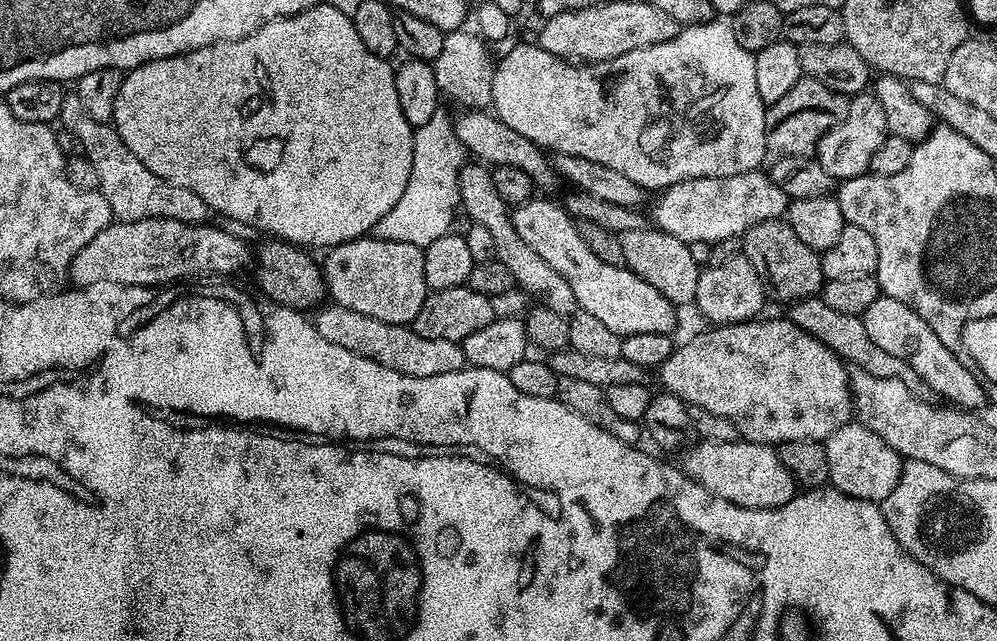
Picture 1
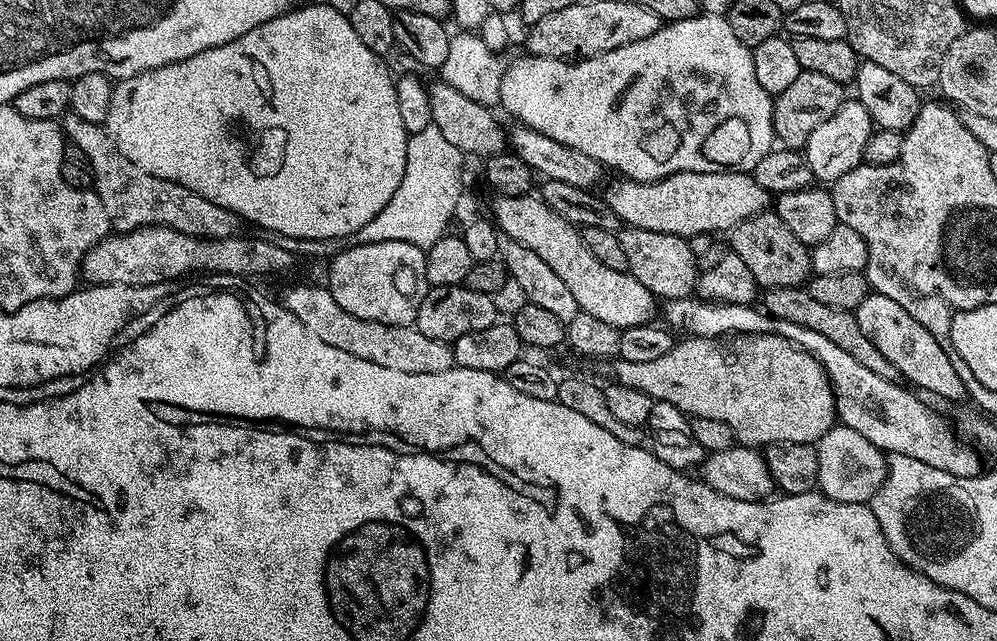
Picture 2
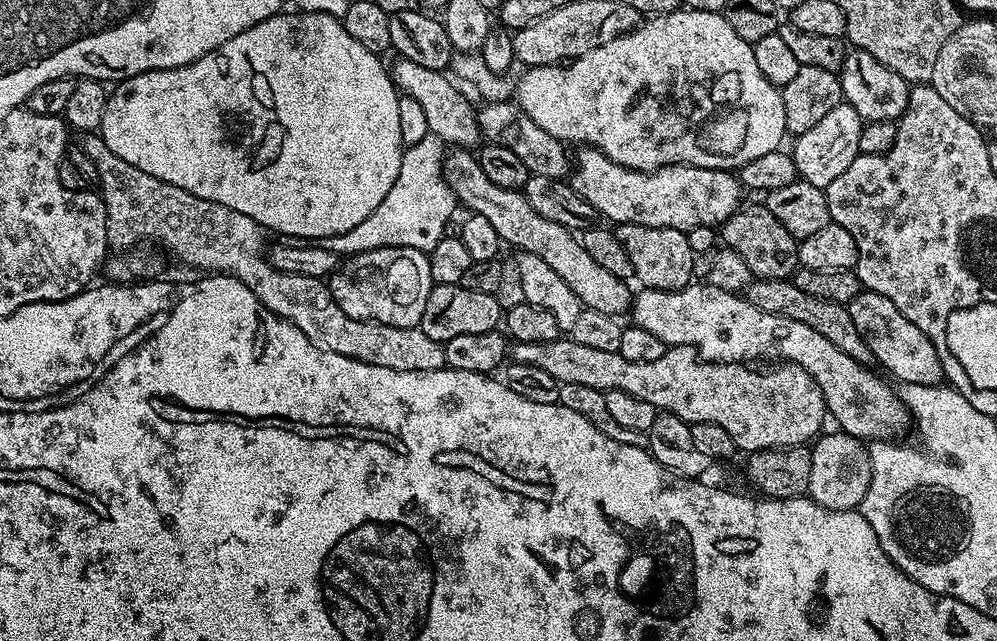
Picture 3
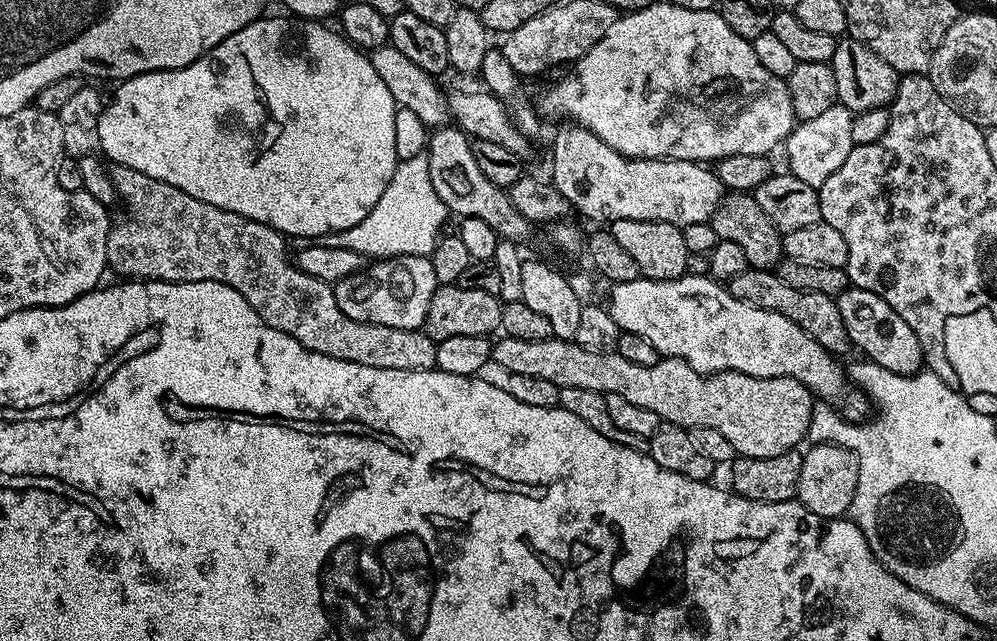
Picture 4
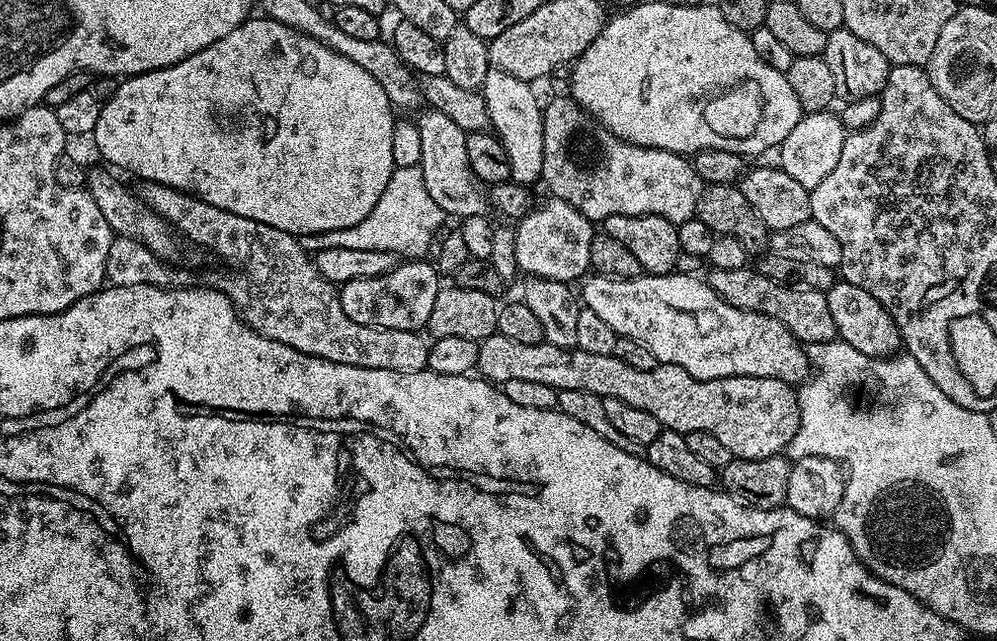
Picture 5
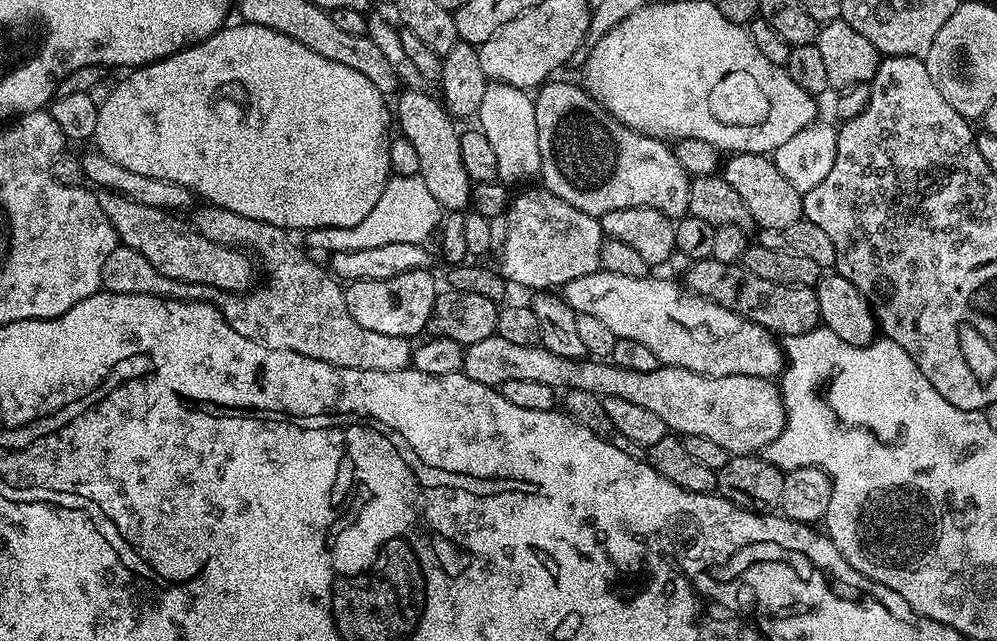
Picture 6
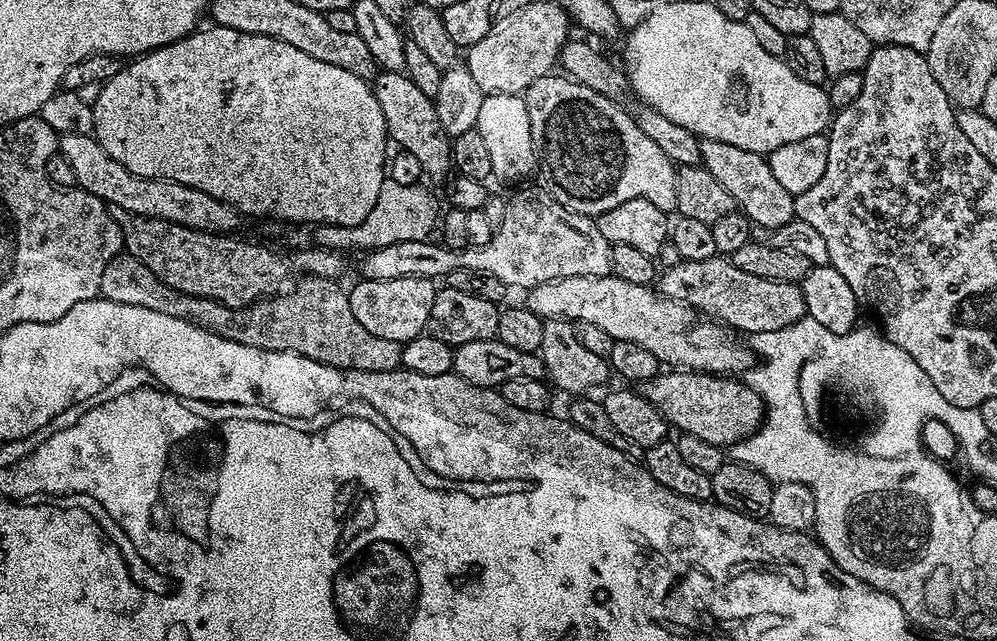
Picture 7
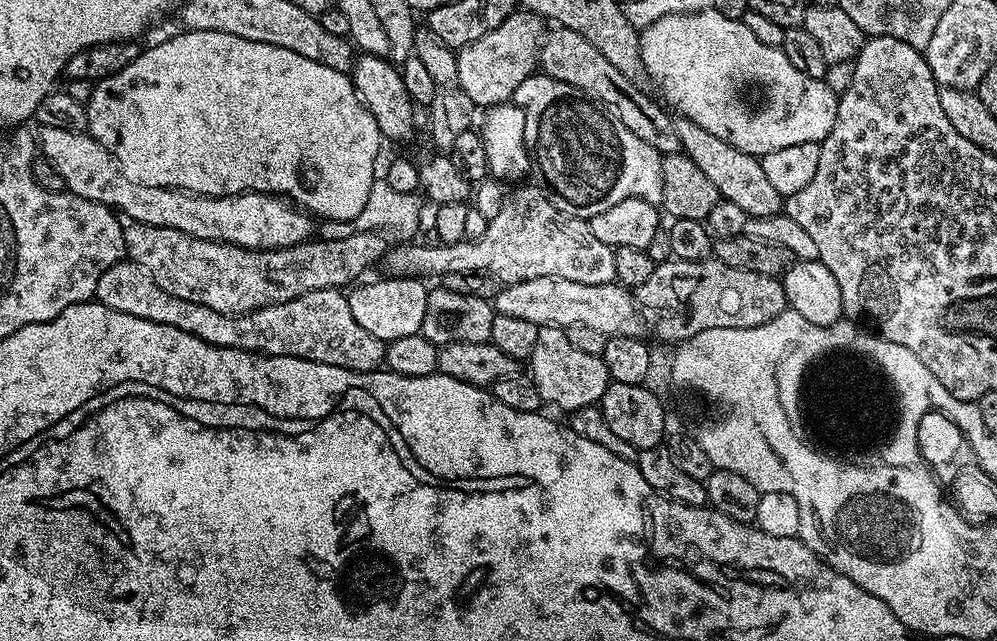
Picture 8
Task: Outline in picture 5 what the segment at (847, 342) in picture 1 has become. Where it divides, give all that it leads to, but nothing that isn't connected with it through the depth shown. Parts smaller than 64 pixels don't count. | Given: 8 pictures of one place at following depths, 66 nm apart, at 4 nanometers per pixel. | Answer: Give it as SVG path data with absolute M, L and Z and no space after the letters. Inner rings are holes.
M745 266L738 270L722 270L712 268L707 273L708 285L718 293L730 306L745 308L758 314L766 314L770 318L778 318L790 334L794 334L801 344L821 344L837 339L834 318L830 318L828 297L817 288L797 286L791 282L779 284L777 280L766 278L755 267Z

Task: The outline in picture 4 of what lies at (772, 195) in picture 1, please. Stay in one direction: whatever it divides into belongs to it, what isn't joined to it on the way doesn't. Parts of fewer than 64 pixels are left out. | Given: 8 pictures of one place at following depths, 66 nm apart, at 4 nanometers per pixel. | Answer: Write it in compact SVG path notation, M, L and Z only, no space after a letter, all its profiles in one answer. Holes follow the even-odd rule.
M569 123L560 128L552 140L552 183L567 198L569 205L576 208L588 220L611 222L622 218L634 218L646 222L670 222L680 228L694 222L711 221L714 210L720 204L726 189L711 167L695 160L643 160L618 154L598 134Z

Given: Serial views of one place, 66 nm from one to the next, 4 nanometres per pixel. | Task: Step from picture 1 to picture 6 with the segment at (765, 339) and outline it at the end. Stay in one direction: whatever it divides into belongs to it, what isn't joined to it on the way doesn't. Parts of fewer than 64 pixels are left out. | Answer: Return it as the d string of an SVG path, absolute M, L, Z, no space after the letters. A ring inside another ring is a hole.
M495 335L482 338L482 342L467 345L464 350L465 376L474 378L474 382L499 386L506 382L515 382L523 378L529 382L543 382L545 386L557 390L586 390L599 396L617 396L626 398L626 402L635 402L646 410L651 410L657 418L662 418L673 433L681 437L697 436L710 438L710 442L718 442L722 450L734 456L751 456L763 453L782 434L788 415L784 409L784 393L772 380L763 380L753 376L734 374L733 376L700 376L690 370L661 366L658 370L646 370L641 374L638 370L622 370L622 366L609 362L604 358L581 358L571 360L554 354L543 346L517 346L514 342L506 342L506 338Z

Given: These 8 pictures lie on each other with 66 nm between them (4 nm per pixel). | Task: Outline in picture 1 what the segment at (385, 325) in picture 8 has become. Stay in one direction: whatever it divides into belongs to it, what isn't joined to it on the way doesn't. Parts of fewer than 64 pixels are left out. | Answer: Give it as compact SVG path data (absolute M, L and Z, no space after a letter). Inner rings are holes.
M369 234L327 249L323 256L324 287L331 303L378 318L378 322L411 325L412 320L418 318L418 310L422 310L422 302L430 291L423 248L410 242L381 240Z

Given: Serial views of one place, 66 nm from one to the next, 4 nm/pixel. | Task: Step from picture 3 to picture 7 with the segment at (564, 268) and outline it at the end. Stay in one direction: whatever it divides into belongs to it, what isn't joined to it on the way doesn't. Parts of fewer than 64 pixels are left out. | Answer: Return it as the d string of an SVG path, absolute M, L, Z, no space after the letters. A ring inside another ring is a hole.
M381 71L375 77L374 91L378 106L386 118L391 143L414 154L414 158L422 162L422 170L427 179L440 180L447 172L451 173L452 146L450 138L442 130L442 122L438 122L433 97L422 94L422 90L418 90L418 86L414 86L412 79L404 72Z

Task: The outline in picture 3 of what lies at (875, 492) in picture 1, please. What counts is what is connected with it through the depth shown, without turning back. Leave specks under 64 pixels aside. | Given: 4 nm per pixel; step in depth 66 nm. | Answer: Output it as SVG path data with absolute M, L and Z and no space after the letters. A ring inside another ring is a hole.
M832 430L832 433L821 435L811 445L810 458L810 486L807 495L818 506L826 510L846 510L847 512L859 509L862 498L866 498L866 490L870 486L872 467L868 457L868 448L865 441L855 440L845 432Z

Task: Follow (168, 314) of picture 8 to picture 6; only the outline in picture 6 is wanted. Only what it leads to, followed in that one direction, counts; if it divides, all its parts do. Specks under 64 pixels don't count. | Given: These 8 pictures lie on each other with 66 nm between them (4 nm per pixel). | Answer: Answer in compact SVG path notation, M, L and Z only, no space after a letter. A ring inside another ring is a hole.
M200 206L190 217L191 225L208 239L216 243L227 244L231 248L241 249L251 254L264 267L268 281L261 288L253 287L243 294L233 294L216 288L203 287L198 284L187 284L175 281L174 278L164 277L156 272L137 250L118 246L110 250L106 262L102 266L100 279L103 291L114 294L150 294L160 296L164 300L203 300L205 304L214 304L225 322L242 338L256 340L262 346L274 350L290 350L294 354L306 354L306 358L318 358L318 362L326 362L330 366L339 368L353 368L354 370L382 370L383 372L397 372L409 367L412 362L414 344L409 337L394 334L378 334L378 330L366 330L366 326L358 326L354 318L350 318L350 310L346 310L346 298L341 281L332 275L327 267L315 264L309 253L299 243L291 240L289 233L278 226L270 226L270 222L258 222L254 218L242 218L242 214L234 214L225 208Z

